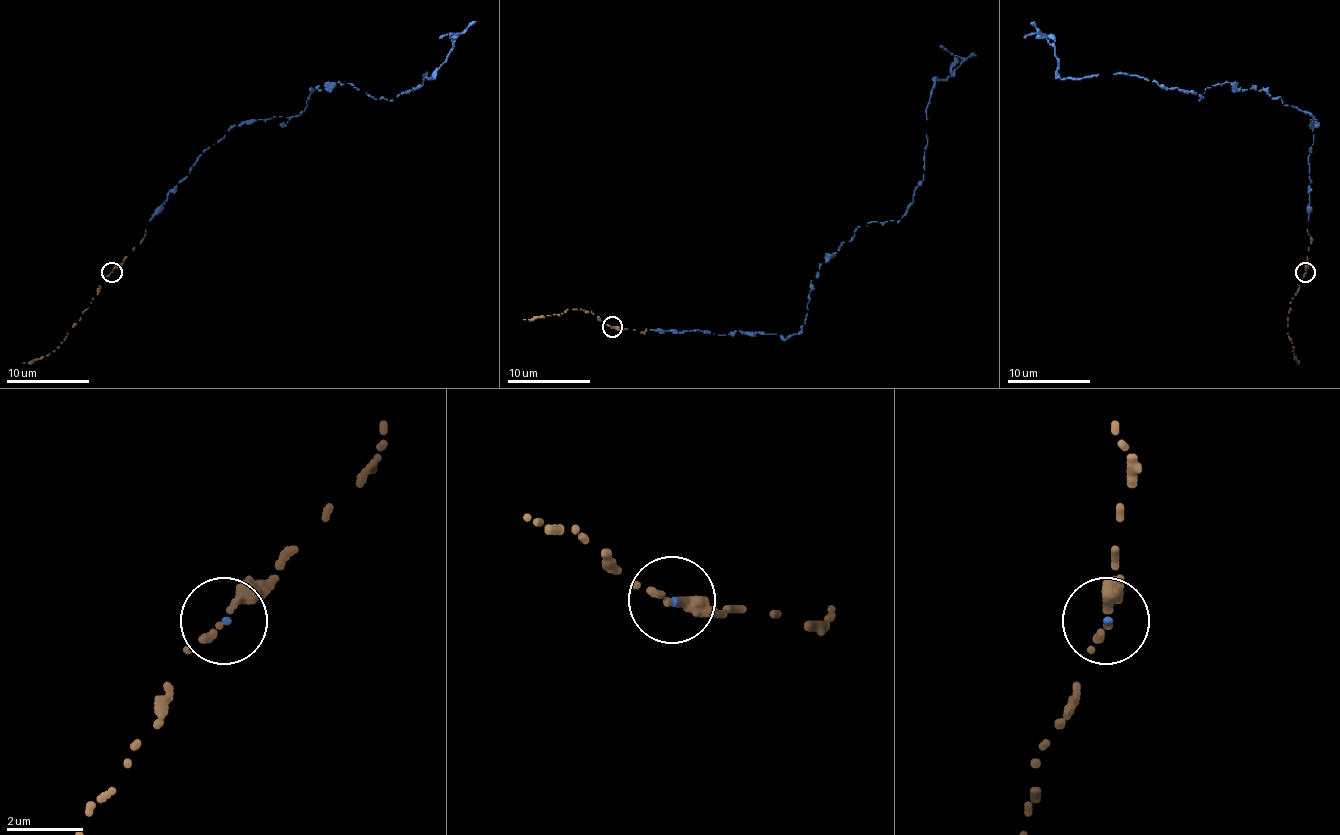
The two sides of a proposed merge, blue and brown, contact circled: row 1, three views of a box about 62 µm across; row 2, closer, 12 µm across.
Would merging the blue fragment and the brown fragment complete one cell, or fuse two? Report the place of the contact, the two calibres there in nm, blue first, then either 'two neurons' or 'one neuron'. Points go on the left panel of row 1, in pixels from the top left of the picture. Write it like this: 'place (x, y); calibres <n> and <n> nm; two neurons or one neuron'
place (111, 272); calibres 100 and 170 nm; one neuron

